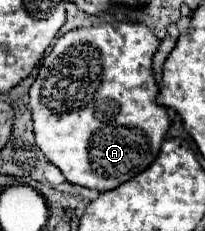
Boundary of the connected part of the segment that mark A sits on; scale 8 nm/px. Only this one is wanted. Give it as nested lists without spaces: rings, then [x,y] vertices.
[[[112,22],[78,28],[60,36],[38,70],[30,88],[30,110],[34,120],[36,146],[60,168],[70,184],[108,192],[144,172],[160,152],[170,128],[166,108],[156,104],[158,84],[152,72],[152,58],[160,46],[156,34],[138,22]]]

